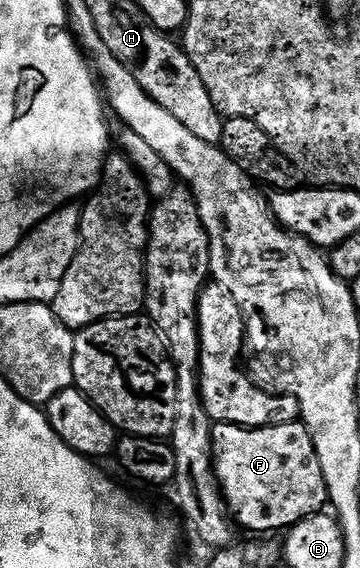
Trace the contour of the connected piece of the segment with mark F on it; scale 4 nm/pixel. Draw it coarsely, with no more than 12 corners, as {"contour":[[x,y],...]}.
{"contour":[[300,421],[212,426],[214,476],[250,533],[327,506]]}

